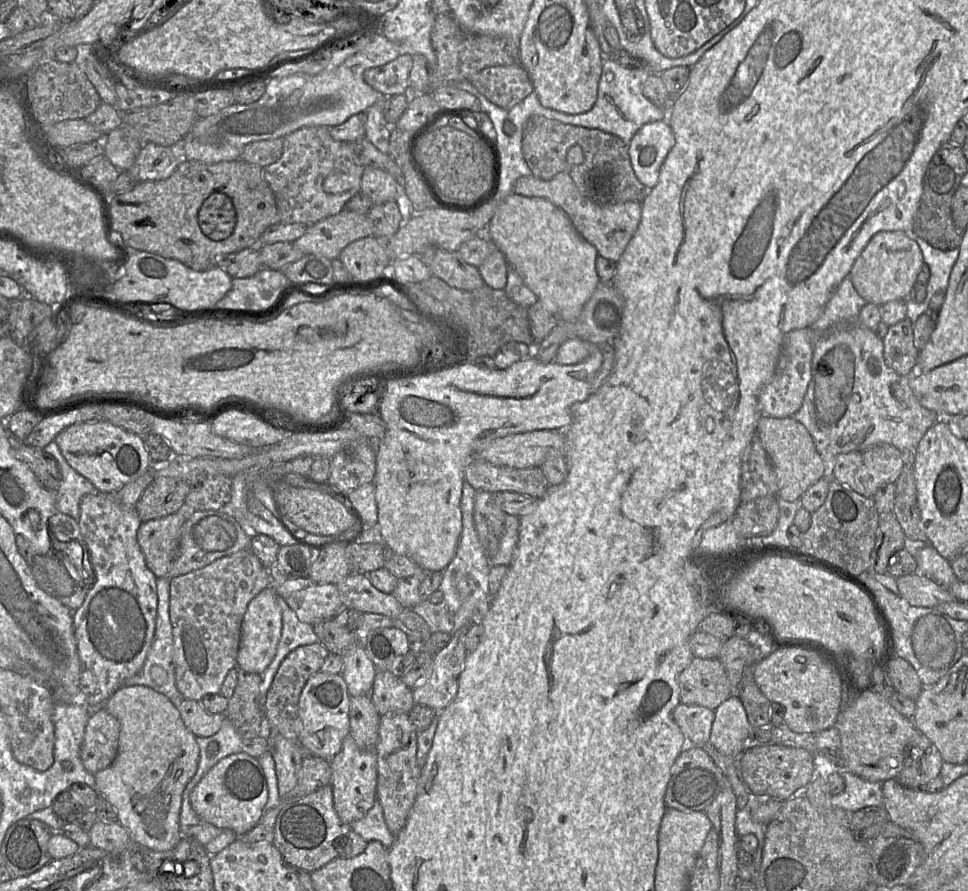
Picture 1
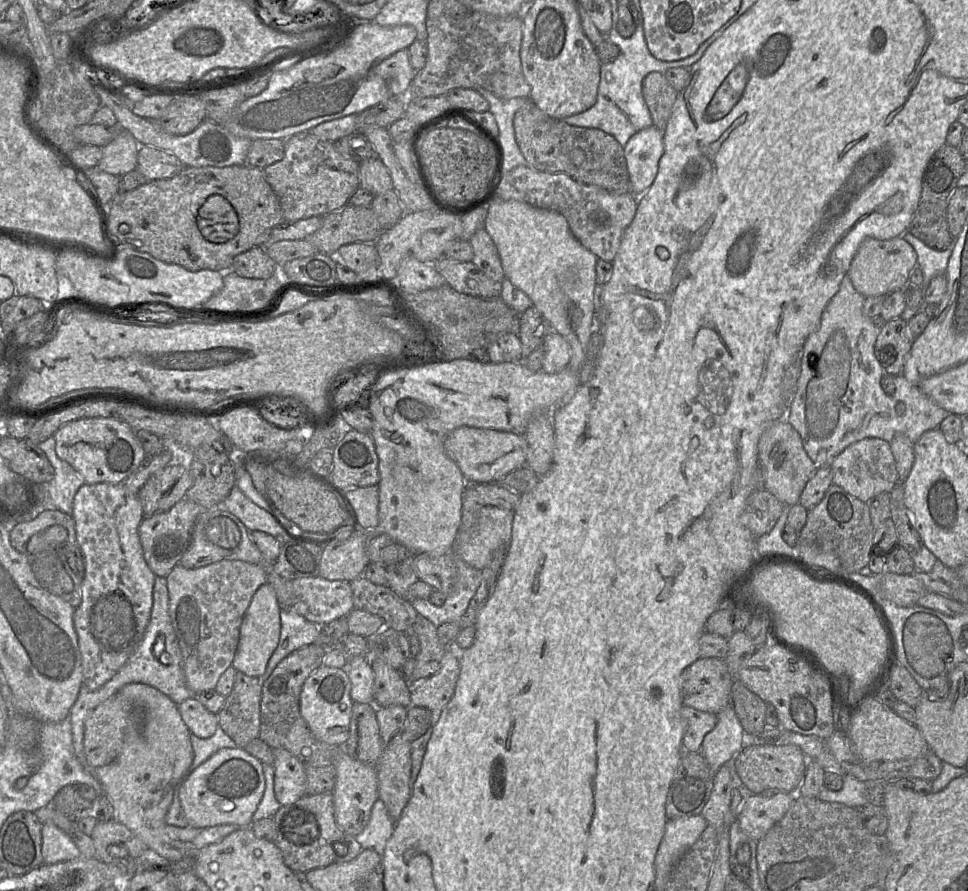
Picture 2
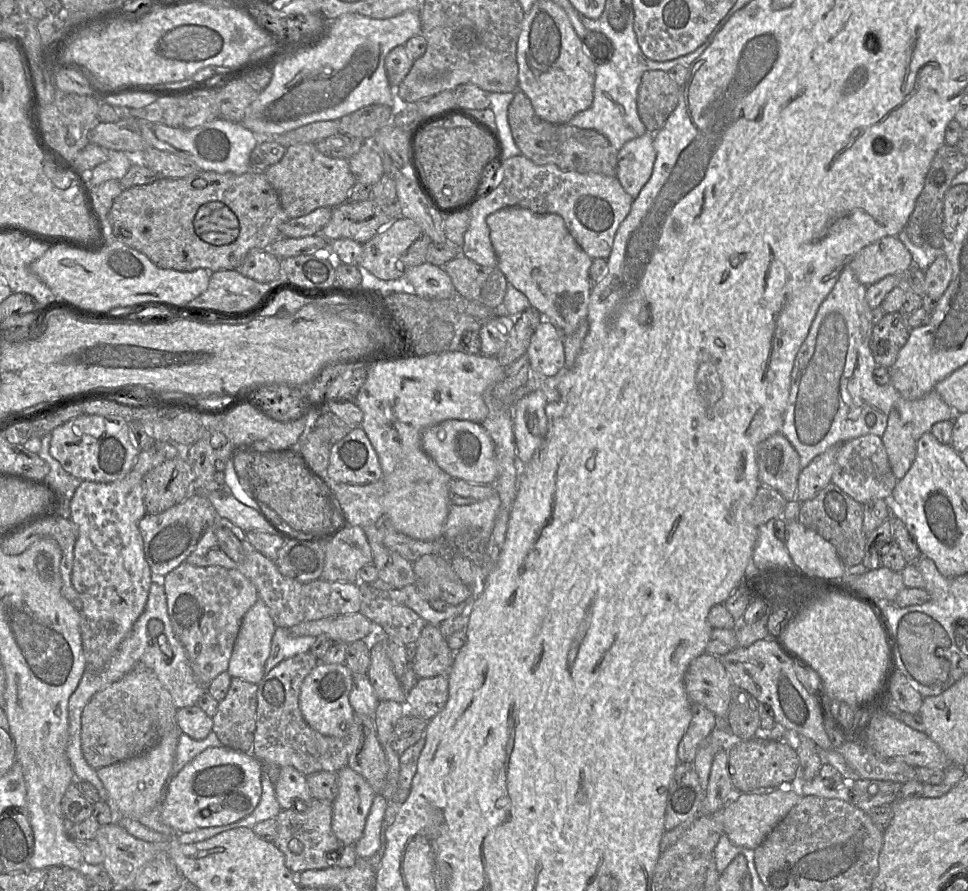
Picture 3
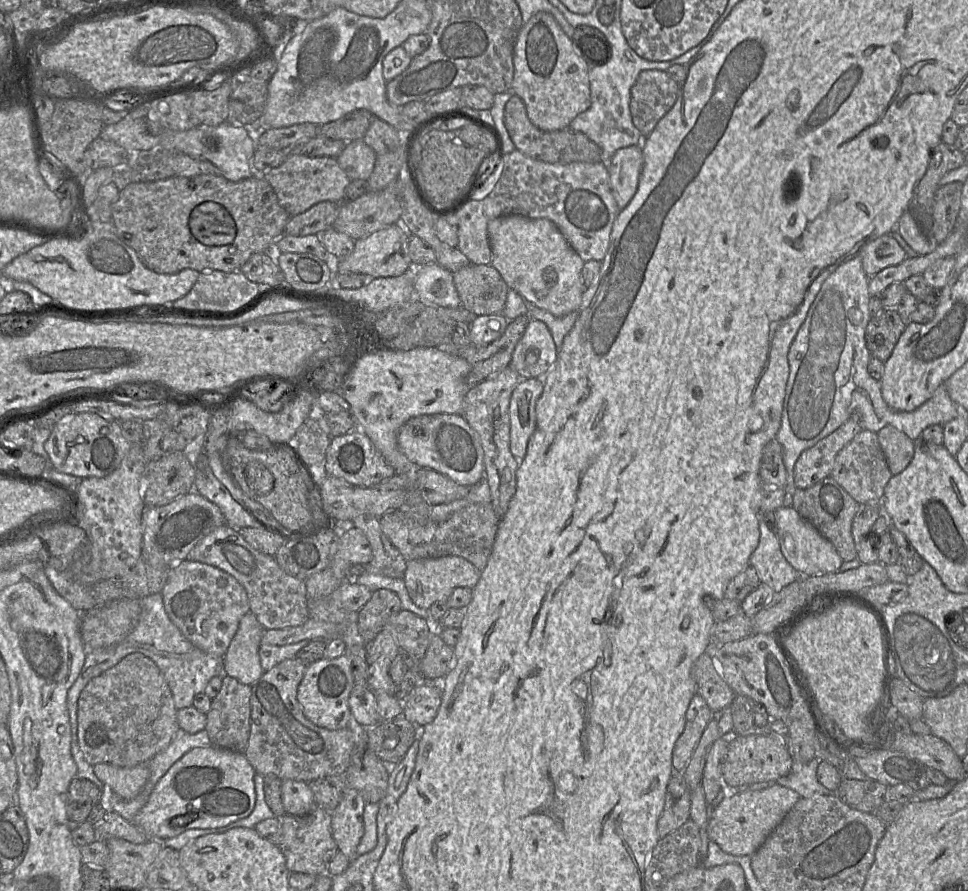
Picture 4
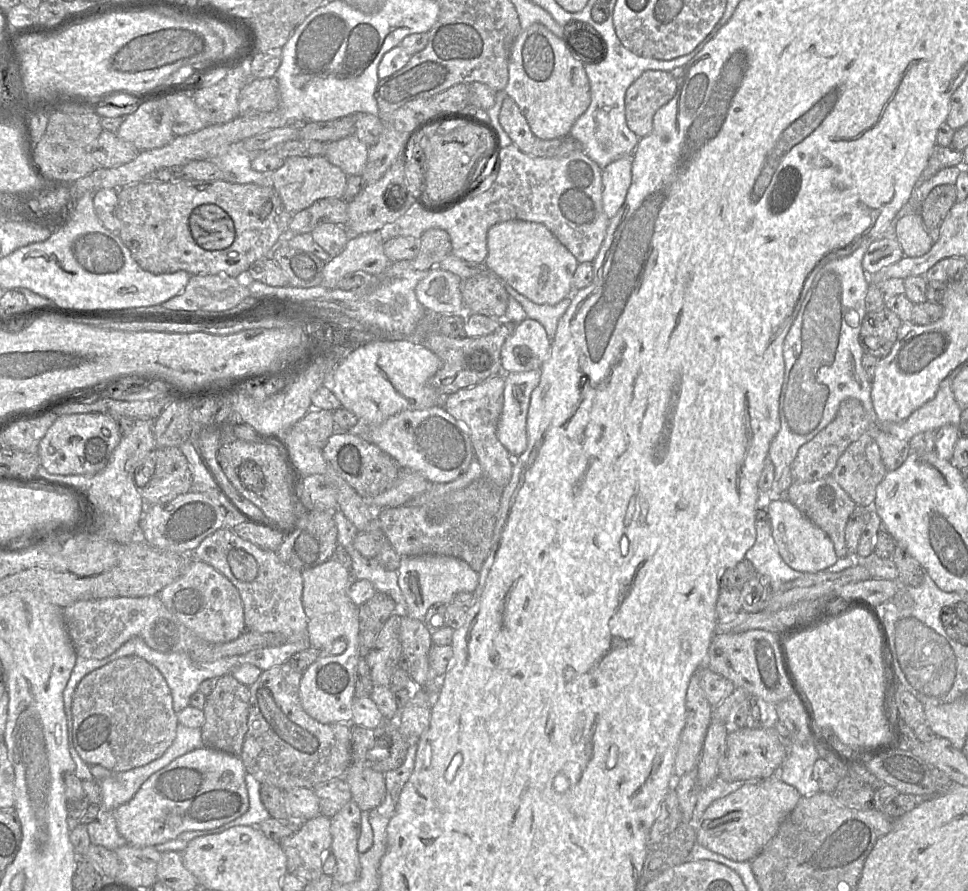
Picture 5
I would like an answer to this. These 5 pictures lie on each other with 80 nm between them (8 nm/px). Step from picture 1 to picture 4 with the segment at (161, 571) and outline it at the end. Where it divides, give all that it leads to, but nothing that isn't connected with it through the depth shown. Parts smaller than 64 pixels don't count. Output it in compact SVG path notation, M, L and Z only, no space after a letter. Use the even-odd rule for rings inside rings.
M194 490L175 498L166 505L145 507L142 514L141 558L153 567L173 566L179 561L187 559L192 548L203 537L224 524L226 524L226 519L220 509L214 503Z

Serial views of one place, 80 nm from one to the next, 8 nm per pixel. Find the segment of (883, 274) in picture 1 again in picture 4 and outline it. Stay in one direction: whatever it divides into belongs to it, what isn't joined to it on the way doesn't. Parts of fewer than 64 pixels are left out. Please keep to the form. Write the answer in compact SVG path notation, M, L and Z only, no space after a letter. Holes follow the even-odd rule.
M889 234L865 244L858 254L862 258L862 268L869 278L884 268L900 264L907 257L901 245Z

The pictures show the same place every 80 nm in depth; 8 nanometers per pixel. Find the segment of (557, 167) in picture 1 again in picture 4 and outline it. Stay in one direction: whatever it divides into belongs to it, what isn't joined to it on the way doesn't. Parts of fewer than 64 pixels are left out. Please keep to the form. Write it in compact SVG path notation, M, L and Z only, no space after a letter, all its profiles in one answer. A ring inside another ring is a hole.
M513 95L504 109L504 123L517 150L525 156L550 164L570 164L573 162L604 162L604 153L585 134L570 127L557 131L544 131L536 127L528 118L523 100Z

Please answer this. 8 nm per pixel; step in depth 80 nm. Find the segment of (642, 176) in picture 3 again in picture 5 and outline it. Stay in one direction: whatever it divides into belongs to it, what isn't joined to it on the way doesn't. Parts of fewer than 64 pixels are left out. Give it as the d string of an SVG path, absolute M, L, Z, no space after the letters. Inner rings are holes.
M632 155L622 156L602 169L603 211L609 219L622 207L631 185Z

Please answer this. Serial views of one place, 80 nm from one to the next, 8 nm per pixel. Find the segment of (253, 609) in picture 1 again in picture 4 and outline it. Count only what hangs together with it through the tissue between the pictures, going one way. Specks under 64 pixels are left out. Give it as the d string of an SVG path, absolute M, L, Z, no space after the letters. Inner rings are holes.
M249 611L242 617L223 657L223 675L249 686L260 679L264 670L260 663L259 648L264 631L252 612Z

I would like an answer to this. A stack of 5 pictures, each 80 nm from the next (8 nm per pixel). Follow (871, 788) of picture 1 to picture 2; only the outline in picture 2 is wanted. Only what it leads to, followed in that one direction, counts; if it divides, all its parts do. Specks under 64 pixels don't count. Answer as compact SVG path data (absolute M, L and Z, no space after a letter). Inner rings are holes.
M851 774L843 776L843 786L839 791L823 787L817 798L826 802L837 802L852 808L861 808L869 804L867 799L867 784Z

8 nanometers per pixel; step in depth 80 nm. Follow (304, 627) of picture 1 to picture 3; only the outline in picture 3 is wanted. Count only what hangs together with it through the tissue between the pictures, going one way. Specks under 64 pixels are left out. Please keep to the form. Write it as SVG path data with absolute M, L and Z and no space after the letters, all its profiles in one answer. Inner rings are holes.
M276 627L271 642L271 651L264 666L265 674L281 661L308 652L314 641L313 636L296 637L290 635L288 628Z

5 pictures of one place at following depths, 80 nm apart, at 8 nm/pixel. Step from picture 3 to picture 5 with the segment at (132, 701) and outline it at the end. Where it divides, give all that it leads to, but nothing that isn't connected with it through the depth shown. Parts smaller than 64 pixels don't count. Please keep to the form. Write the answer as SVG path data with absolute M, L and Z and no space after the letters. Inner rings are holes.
M125 656L87 674L72 702L72 740L88 765L126 772L161 757L173 743L179 724L171 691L161 672L138 656Z

